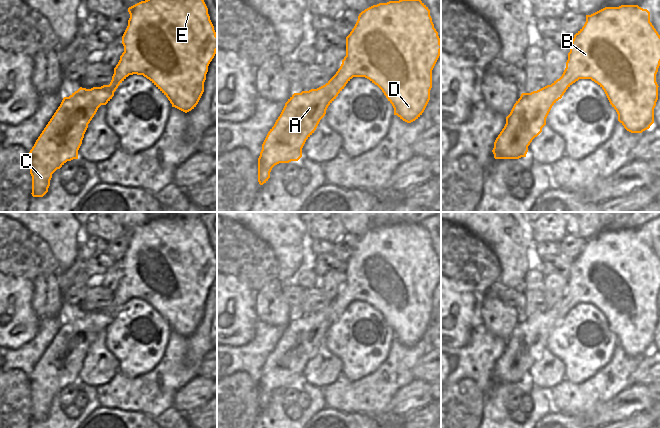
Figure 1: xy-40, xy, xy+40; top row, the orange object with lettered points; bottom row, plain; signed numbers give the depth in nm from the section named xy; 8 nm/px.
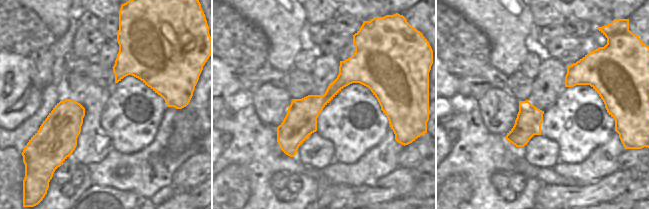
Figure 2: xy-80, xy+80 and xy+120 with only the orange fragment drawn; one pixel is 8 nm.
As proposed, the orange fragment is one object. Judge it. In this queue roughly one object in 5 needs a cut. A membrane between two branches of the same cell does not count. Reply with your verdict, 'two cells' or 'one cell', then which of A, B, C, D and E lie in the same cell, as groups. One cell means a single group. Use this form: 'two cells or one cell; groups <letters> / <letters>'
one cell; groups A B C D E

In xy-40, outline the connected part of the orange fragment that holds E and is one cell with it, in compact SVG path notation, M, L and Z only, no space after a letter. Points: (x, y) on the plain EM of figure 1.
M163 217L141 225L128 232L130 242L122 260L124 276L114 292L109 309L86 313L80 311L69 321L64 321L60 330L36 364L29 376L30 398L32 400L32 420L43 421L50 410L52 398L67 385L78 383L78 374L82 368L88 348L101 329L106 329L114 320L118 310L133 298L149 303L175 331L185 337L198 328L203 316L208 290L217 275L217 259L208 238L208 232L200 217Z

